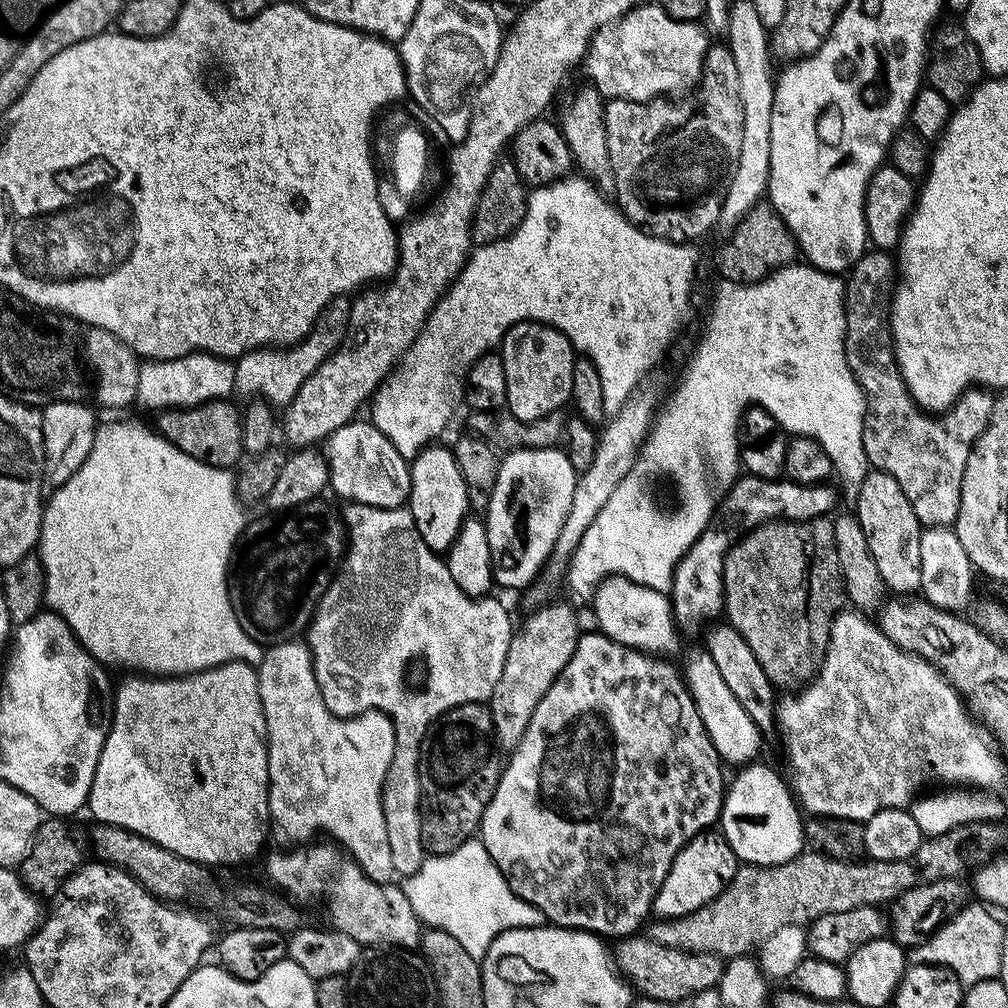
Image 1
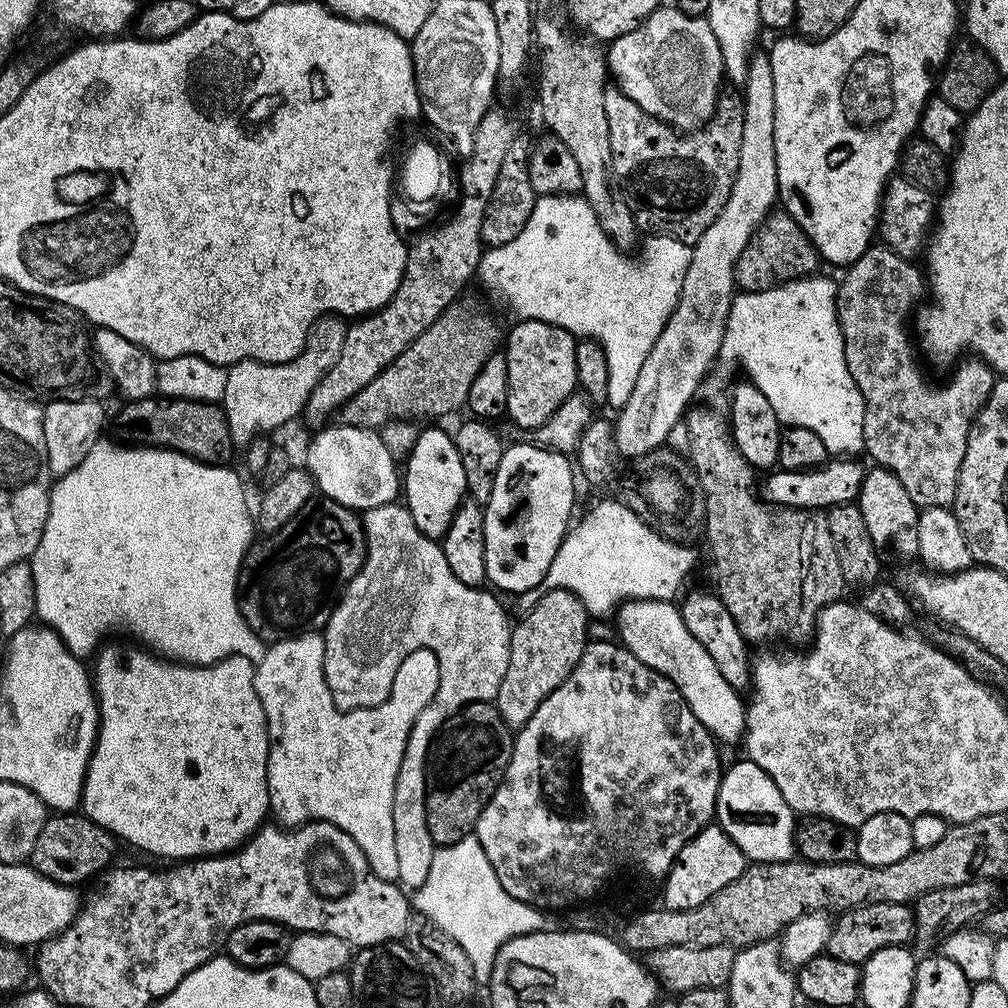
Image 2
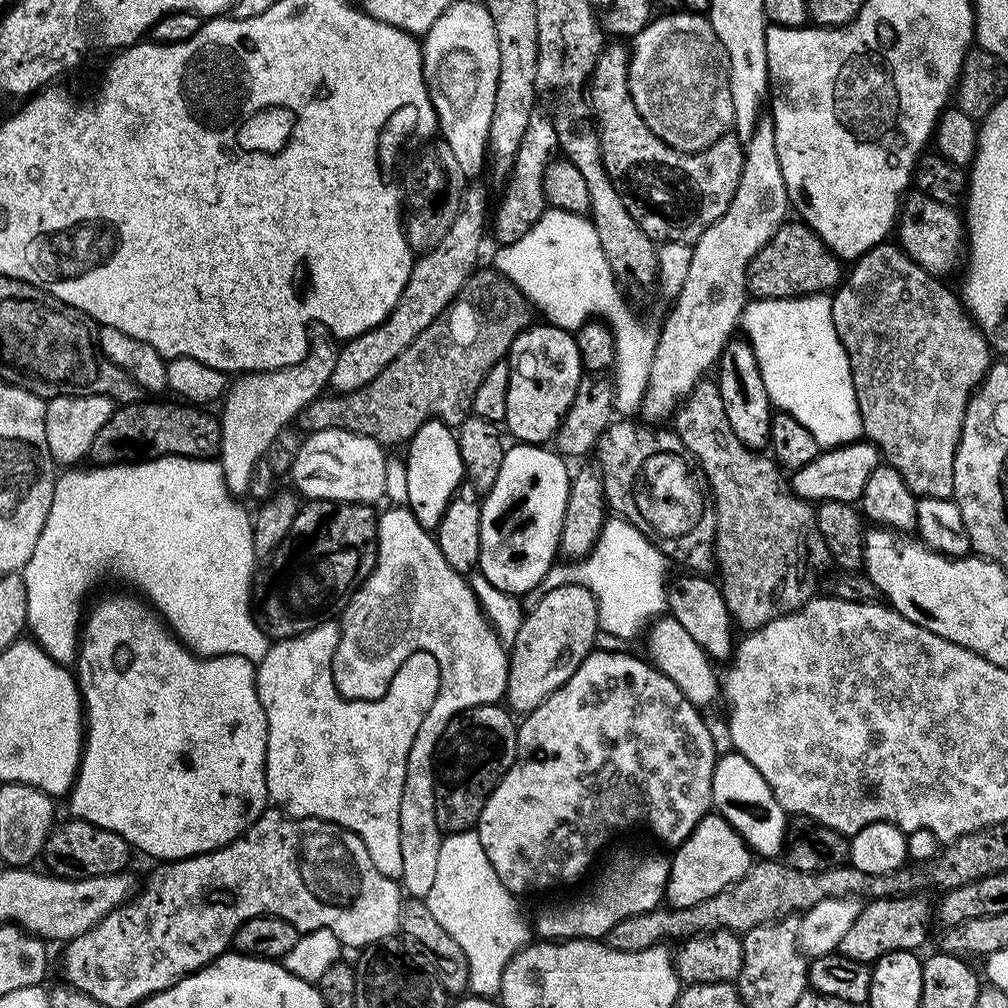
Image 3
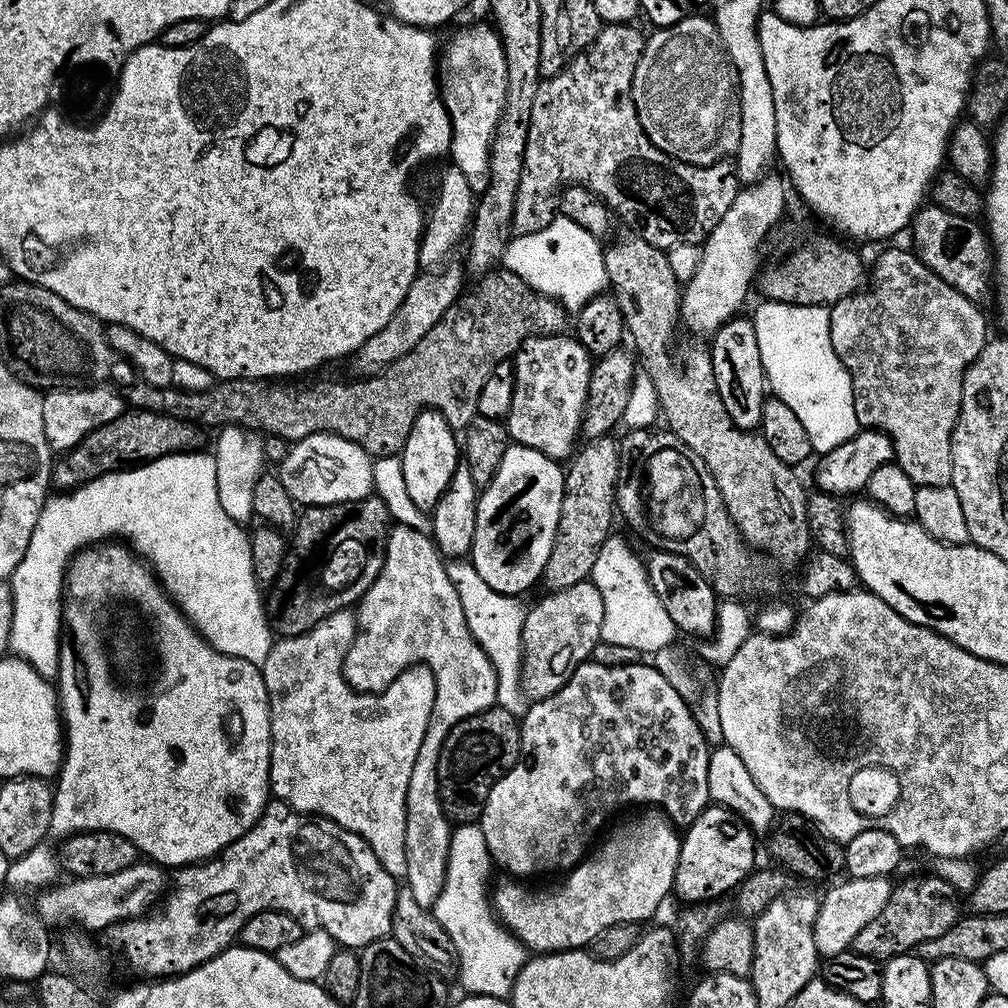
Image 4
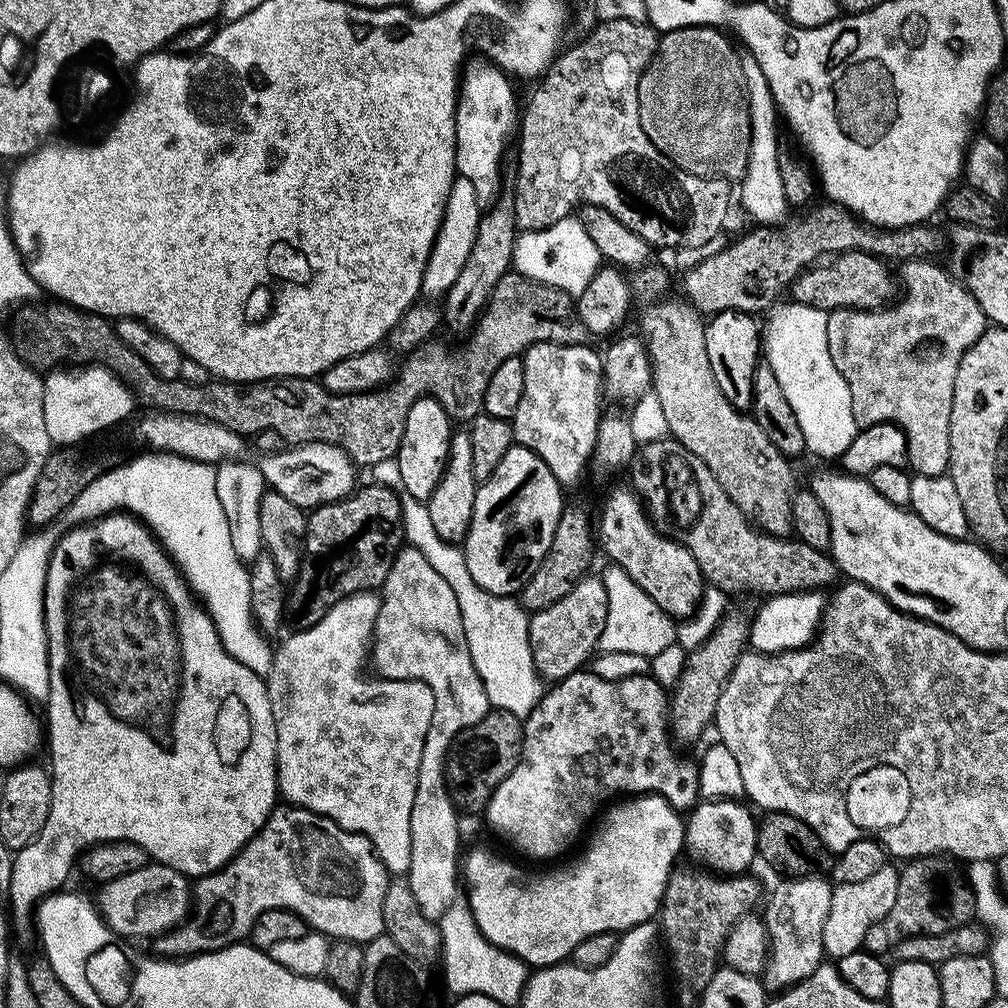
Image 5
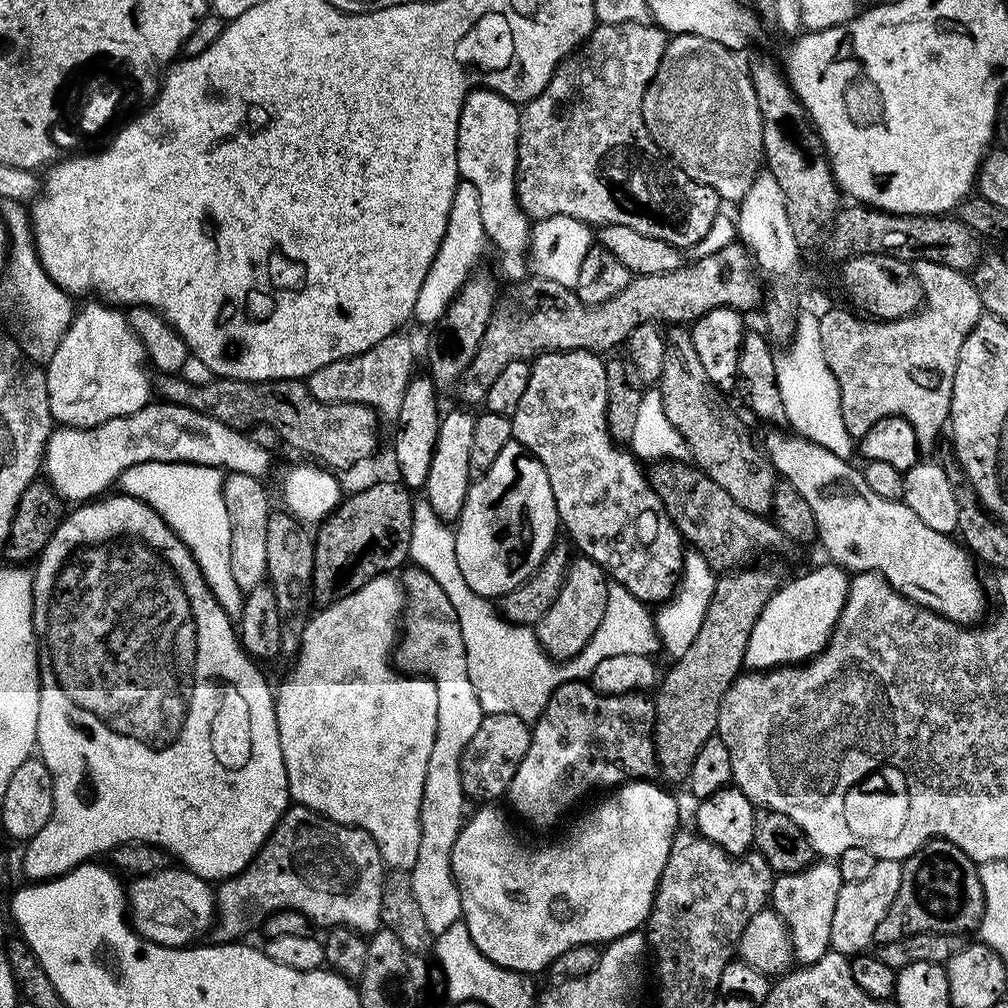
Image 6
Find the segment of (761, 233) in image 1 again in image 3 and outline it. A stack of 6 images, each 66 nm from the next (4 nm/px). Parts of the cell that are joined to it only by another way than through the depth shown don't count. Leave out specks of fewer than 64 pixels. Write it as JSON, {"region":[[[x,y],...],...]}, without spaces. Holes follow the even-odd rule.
{"region":[[[785,222],[772,235],[770,242],[754,254],[746,270],[746,292],[757,300],[828,294],[841,283],[842,261],[822,242],[813,228],[803,222]]]}

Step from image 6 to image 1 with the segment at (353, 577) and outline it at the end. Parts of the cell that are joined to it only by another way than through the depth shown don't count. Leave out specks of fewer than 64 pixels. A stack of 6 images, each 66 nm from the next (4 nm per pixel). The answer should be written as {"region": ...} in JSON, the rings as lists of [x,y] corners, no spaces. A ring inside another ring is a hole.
{"region":[[[317,498],[309,500],[307,504],[301,504],[299,508],[291,509],[287,514],[277,515],[276,520],[256,520],[245,527],[235,549],[234,559],[230,565],[230,575],[228,578],[228,597],[232,603],[234,614],[238,618],[238,626],[242,626],[242,630],[246,630],[246,634],[250,634],[250,638],[254,638],[259,644],[271,646],[274,644],[282,644],[291,641],[299,634],[307,633],[309,624],[312,623],[312,615],[316,613],[318,602],[326,594],[326,590],[330,586],[334,573],[341,567],[344,553],[346,551],[346,529],[341,513],[336,512],[328,504],[323,504],[323,499]]]}

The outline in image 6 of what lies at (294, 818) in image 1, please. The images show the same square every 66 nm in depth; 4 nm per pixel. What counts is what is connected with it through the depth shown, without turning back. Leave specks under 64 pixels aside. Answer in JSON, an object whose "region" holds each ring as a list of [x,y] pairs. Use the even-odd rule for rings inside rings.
{"region":[[[392,574],[374,578],[354,594],[342,596],[333,604],[321,607],[320,613],[309,619],[300,639],[300,650],[291,661],[292,669],[285,674],[280,689],[277,687],[274,692],[278,738],[286,766],[289,797],[297,805],[309,808],[311,812],[319,812],[327,820],[349,824],[352,828],[361,828],[363,832],[370,834],[385,865],[392,870],[410,870],[418,859],[422,786],[426,782],[426,765],[430,762],[430,750],[434,748],[434,734],[438,730],[438,690],[434,690],[434,682],[426,676],[401,674],[390,659],[398,644],[398,625],[401,623],[403,610],[404,590],[401,581]]]}

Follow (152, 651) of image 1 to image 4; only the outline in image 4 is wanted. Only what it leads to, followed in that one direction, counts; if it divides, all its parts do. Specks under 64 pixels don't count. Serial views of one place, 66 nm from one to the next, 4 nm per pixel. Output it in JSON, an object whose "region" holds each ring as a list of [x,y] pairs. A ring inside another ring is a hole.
{"region":[[[177,454],[149,460],[139,466],[107,472],[71,490],[49,495],[38,514],[30,546],[22,554],[22,562],[10,577],[14,598],[14,618],[8,647],[21,660],[31,664],[38,674],[52,678],[60,667],[60,641],[66,599],[66,569],[73,556],[89,544],[119,538],[127,542],[137,556],[143,558],[156,573],[176,607],[184,613],[192,627],[214,650],[227,656],[242,658],[262,666],[274,643],[274,633],[268,624],[268,613],[262,599],[261,585],[256,582],[250,558],[250,536],[241,525],[222,510],[218,502],[216,458],[208,454]]]}

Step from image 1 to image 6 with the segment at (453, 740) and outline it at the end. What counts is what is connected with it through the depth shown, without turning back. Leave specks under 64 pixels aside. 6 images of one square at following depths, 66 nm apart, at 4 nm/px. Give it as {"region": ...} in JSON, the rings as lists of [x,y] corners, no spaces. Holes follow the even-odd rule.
{"region":[[[485,714],[482,726],[478,726],[474,738],[466,742],[460,759],[460,778],[462,790],[469,801],[496,802],[505,795],[514,778],[514,770],[518,770],[518,762],[526,758],[526,750],[530,750],[532,730],[529,721],[518,718],[518,714]]]}

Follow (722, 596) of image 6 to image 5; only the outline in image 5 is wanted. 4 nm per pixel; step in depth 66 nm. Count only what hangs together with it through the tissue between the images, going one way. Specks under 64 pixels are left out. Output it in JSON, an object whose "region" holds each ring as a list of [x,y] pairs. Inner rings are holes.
{"region":[[[725,615],[716,629],[705,638],[701,645],[689,651],[684,657],[684,669],[676,680],[676,689],[671,689],[668,706],[670,735],[681,745],[692,744],[716,719],[718,698],[724,684],[730,678],[738,658],[750,644],[750,620],[746,615]],[[681,740],[681,741],[680,741]]]}

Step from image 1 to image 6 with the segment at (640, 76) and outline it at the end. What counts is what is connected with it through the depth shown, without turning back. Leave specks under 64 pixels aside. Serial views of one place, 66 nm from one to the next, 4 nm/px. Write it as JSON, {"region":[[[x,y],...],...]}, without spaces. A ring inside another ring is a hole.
{"region":[[[698,34],[673,35],[642,98],[642,118],[646,122],[646,130],[650,130],[650,138],[654,138],[661,152],[677,168],[694,178],[694,182],[713,188],[724,202],[743,200],[765,163],[764,123],[758,110],[758,98],[754,94],[747,67],[742,60],[740,64],[736,56],[739,55],[725,44],[702,38]]]}

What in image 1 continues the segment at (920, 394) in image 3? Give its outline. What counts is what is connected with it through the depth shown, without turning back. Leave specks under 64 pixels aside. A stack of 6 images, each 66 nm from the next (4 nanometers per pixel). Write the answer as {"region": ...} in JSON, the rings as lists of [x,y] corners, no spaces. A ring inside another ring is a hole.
{"region":[[[868,250],[847,273],[844,280],[846,362],[858,386],[864,391],[862,446],[866,450],[869,465],[875,471],[890,474],[890,478],[894,478],[898,486],[902,486],[902,494],[910,498],[910,506],[914,506],[914,514],[920,525],[924,528],[947,528],[955,525],[956,522],[958,506],[962,498],[962,474],[966,474],[966,458],[970,458],[970,450],[974,450],[974,442],[978,442],[982,430],[986,430],[990,422],[996,396],[991,391],[973,386],[962,393],[952,403],[952,407],[939,414],[926,412],[916,403],[898,370],[896,355],[892,353],[892,329],[886,297],[893,291],[897,276],[897,261],[889,253]]]}

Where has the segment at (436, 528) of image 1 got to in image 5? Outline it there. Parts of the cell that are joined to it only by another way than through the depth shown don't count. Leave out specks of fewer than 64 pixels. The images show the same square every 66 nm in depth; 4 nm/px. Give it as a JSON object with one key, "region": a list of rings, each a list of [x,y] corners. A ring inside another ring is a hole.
{"region":[[[432,396],[418,398],[414,406],[410,406],[410,414],[406,414],[406,430],[402,430],[402,442],[394,457],[402,474],[403,491],[425,502],[430,494],[434,494],[434,486],[438,486],[438,478],[442,478],[444,464],[448,461],[448,441],[452,439],[453,431],[453,421]]]}

